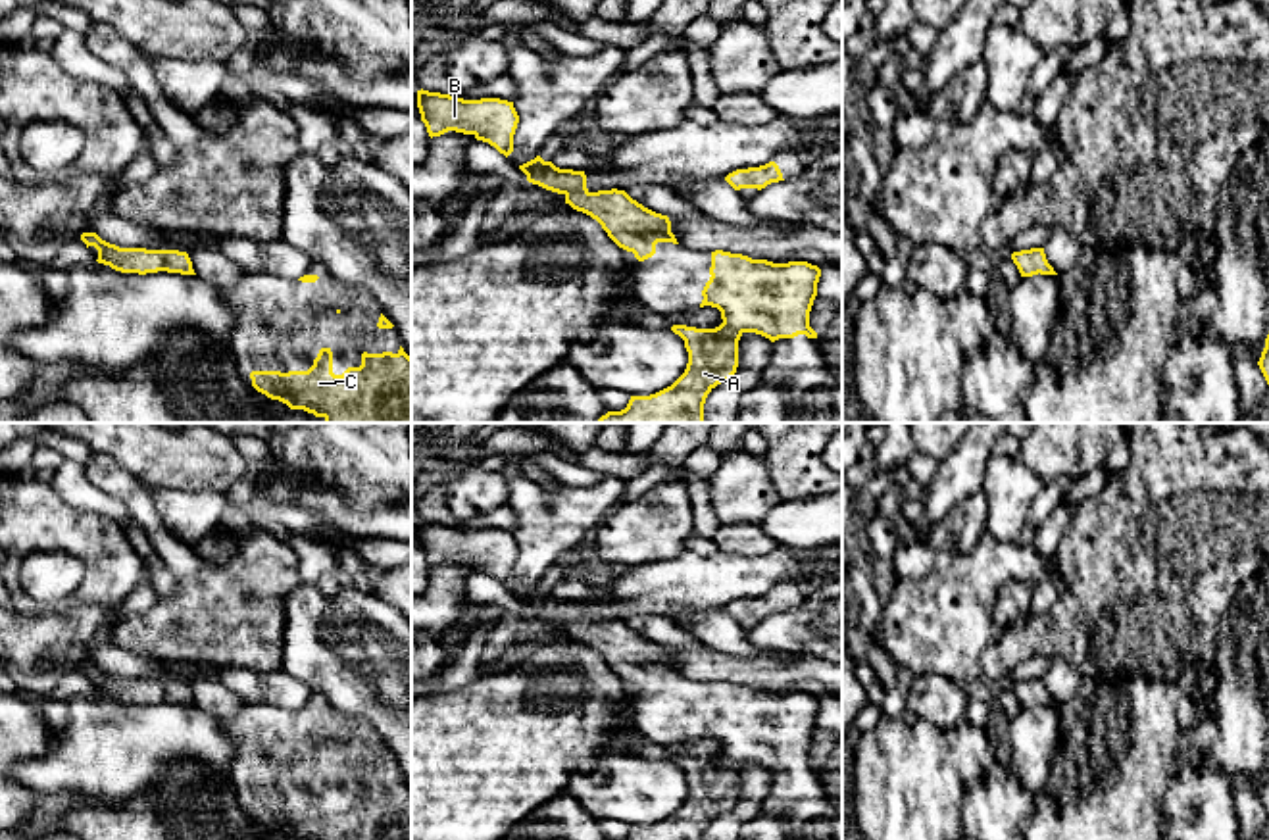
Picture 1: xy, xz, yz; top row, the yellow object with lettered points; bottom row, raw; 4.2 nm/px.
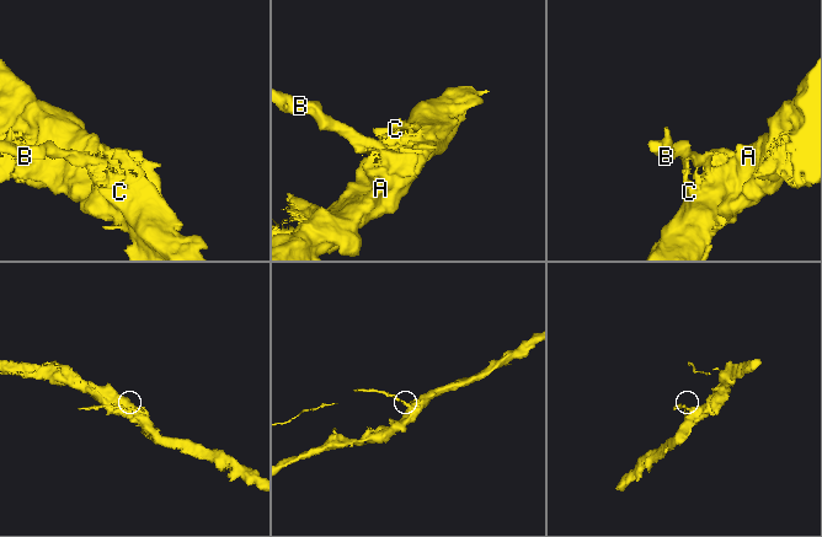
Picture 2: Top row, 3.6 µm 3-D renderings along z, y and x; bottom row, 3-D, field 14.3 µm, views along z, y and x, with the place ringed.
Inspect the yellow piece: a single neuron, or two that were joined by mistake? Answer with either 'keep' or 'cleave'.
cleave

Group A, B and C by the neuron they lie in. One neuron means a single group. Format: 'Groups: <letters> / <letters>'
Groups: A C / B

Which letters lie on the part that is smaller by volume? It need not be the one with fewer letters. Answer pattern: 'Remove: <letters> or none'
Remove: B

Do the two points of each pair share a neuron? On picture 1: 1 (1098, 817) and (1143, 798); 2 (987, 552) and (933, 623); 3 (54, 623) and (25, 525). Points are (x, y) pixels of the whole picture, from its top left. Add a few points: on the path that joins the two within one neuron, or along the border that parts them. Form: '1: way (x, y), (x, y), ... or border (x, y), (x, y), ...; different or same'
1: way (1110, 817), (1116, 817), (1131, 802); same
2: way (979, 569), (948, 600), (948, 606); same
3: border (37, 612), (20, 616); different

